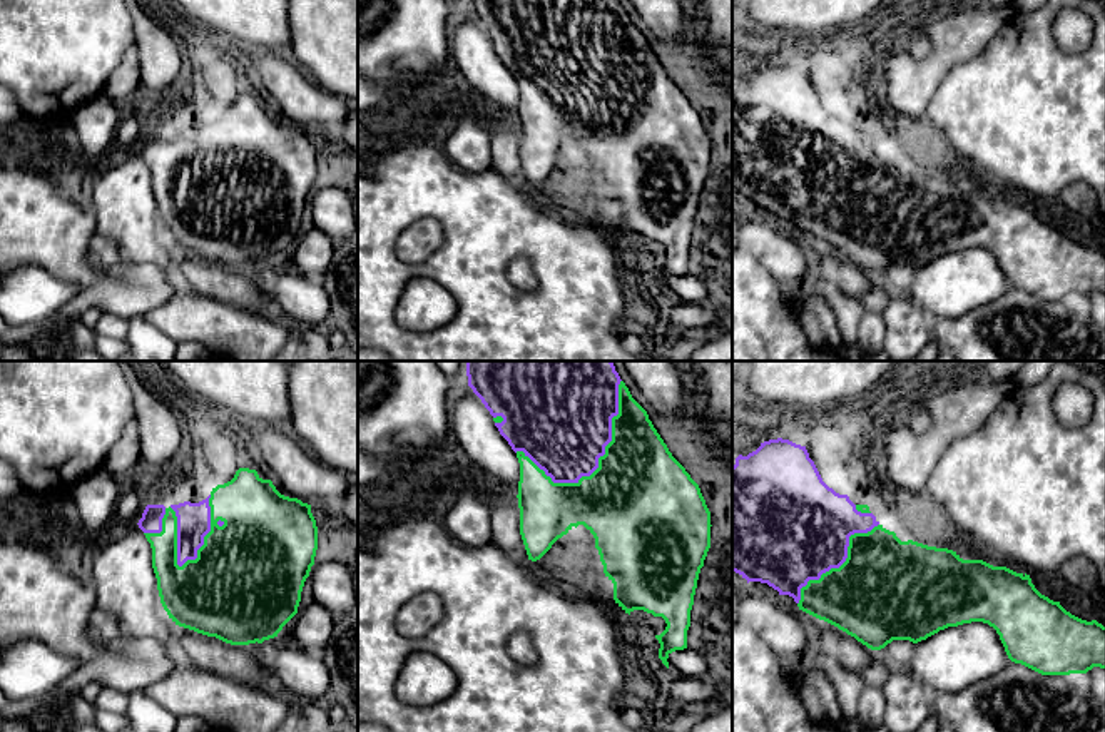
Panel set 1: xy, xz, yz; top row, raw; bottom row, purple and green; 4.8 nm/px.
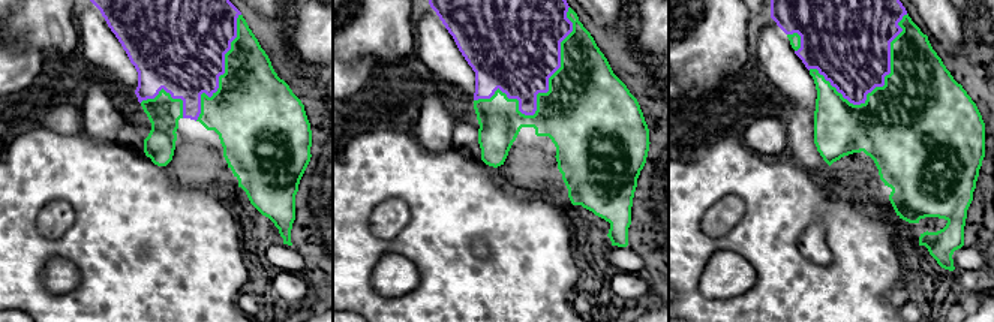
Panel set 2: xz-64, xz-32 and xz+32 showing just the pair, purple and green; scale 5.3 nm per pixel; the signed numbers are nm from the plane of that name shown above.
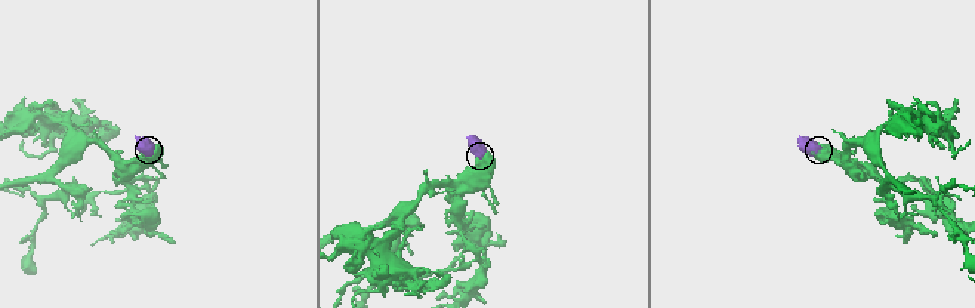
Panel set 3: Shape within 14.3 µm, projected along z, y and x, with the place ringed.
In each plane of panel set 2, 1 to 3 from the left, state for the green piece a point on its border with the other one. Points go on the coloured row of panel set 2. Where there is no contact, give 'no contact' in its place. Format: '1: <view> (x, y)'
1: xz-64 (224, 72)
2: xz-32 (541, 92)
3: xz+32 (880, 86)

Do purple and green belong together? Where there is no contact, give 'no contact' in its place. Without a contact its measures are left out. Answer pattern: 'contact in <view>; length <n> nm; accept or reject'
contact in xz; length 600 nm; accept

